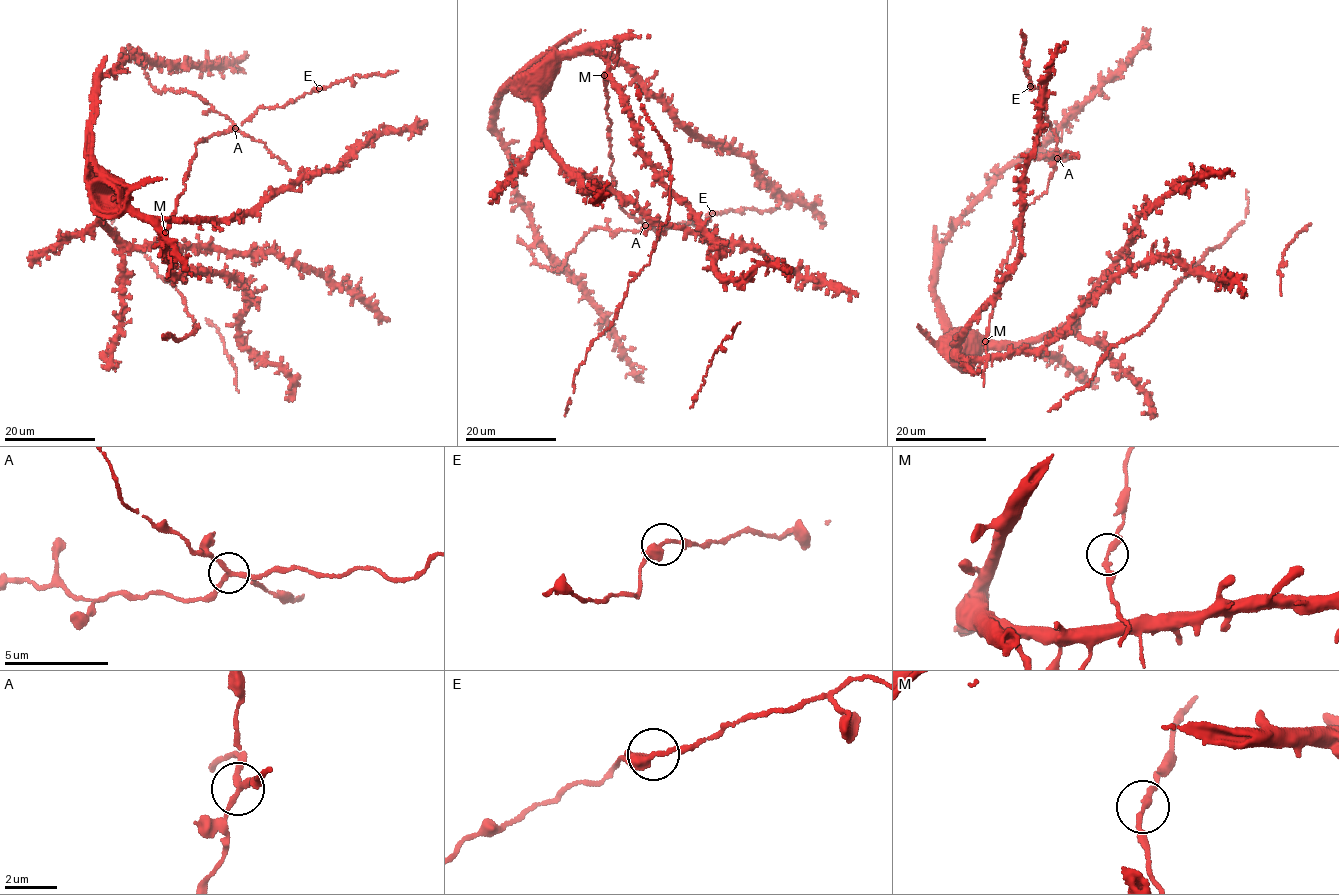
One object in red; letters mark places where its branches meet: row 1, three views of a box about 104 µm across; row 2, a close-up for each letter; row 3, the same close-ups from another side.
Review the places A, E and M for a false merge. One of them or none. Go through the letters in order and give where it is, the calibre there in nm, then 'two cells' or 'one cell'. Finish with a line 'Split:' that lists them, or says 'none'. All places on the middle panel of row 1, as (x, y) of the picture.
A: at (645, 225); 190 nm thick; two cells
E: at (712, 213); 260 nm thick; one cell
M: at (604, 75); 220 nm thick; one cell
Split: A

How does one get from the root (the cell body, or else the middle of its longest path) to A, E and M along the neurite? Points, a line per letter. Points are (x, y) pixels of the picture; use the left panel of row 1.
A: (114, 189), (94, 166), (91, 122), (97, 78), (121, 61), (142, 57), (156, 90), (193, 93), (234, 128)
E: (114, 189), (91, 122), (97, 78), (121, 61), (142, 57), (156, 90), (193, 93), (237, 130), (319, 88)
M: (114, 189), (121, 197), (122, 207), (136, 211), (157, 227), (166, 250), (164, 233)

